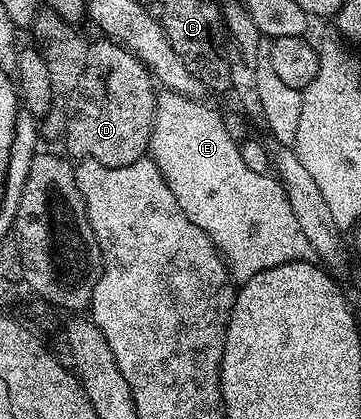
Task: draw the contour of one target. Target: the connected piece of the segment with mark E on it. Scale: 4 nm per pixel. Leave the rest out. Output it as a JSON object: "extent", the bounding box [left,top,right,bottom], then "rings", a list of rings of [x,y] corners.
{"extent":[147,89,312,282],"rings":[[[164,89],[155,96],[156,112],[147,152],[162,171],[170,191],[174,191],[178,207],[182,207],[190,223],[206,231],[206,235],[220,250],[233,282],[246,282],[270,267],[309,260],[312,248],[306,235],[302,235],[302,227],[298,227],[298,219],[294,219],[294,211],[290,211],[283,185],[278,183],[275,176],[250,171],[250,167],[246,167],[243,152],[238,145],[236,149],[236,141],[227,123],[220,118],[219,111],[202,105],[196,97],[187,97],[173,89]]]}

